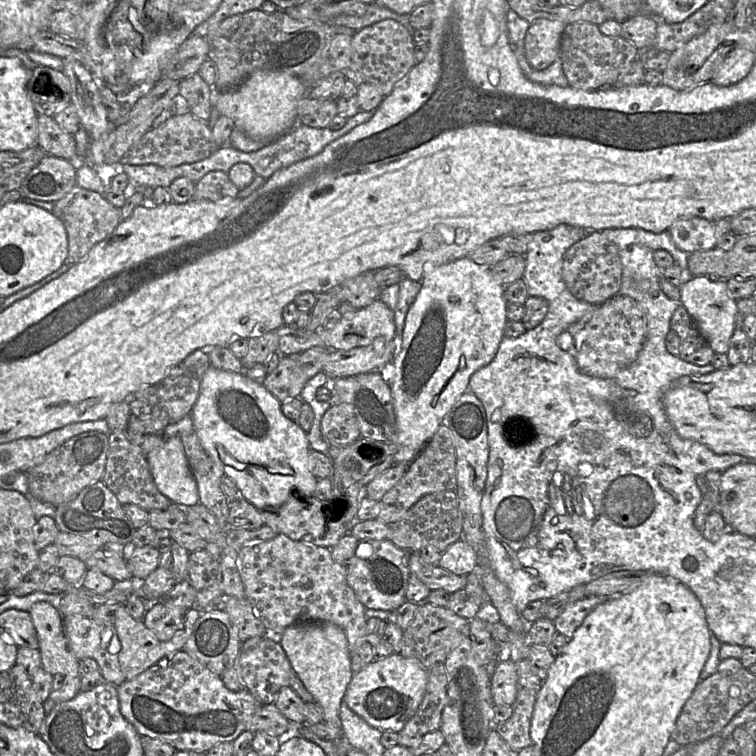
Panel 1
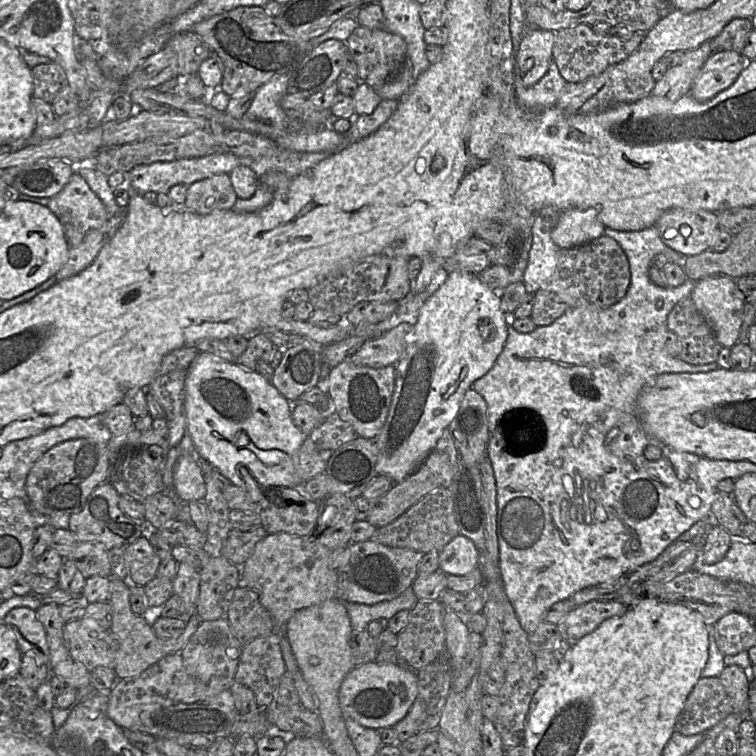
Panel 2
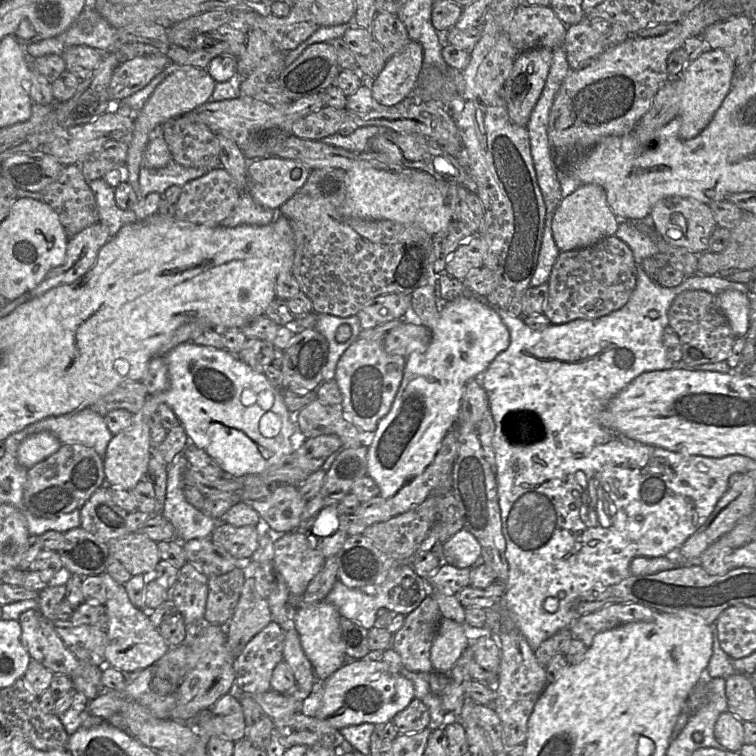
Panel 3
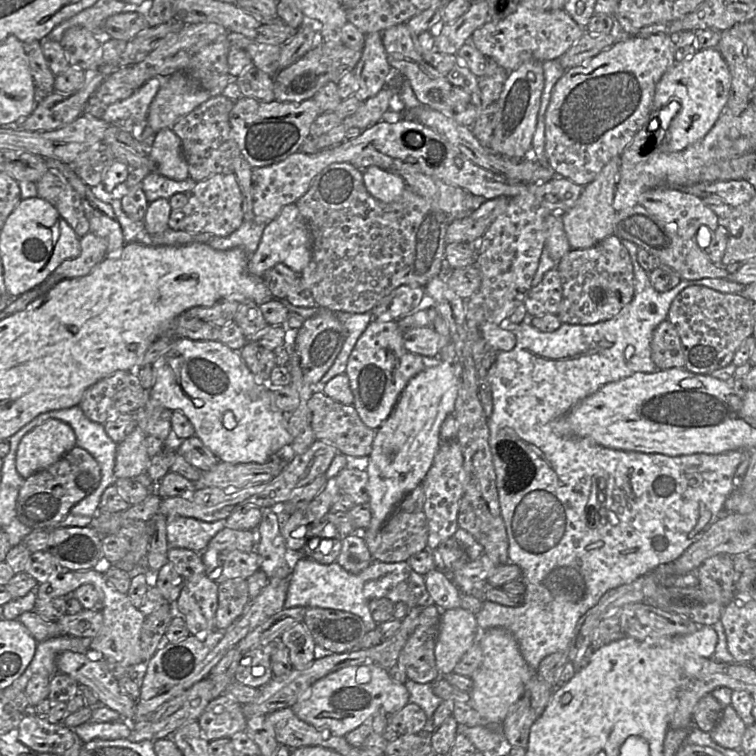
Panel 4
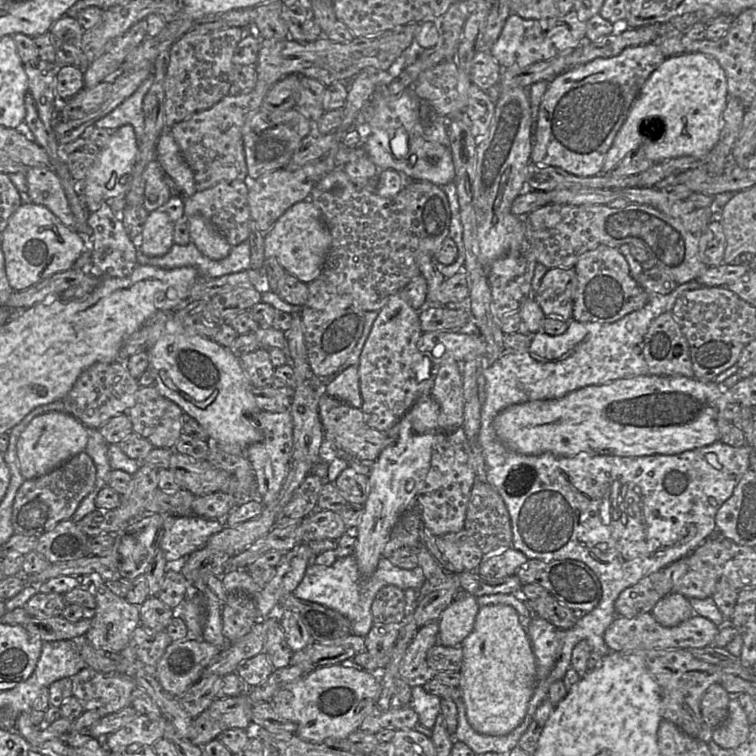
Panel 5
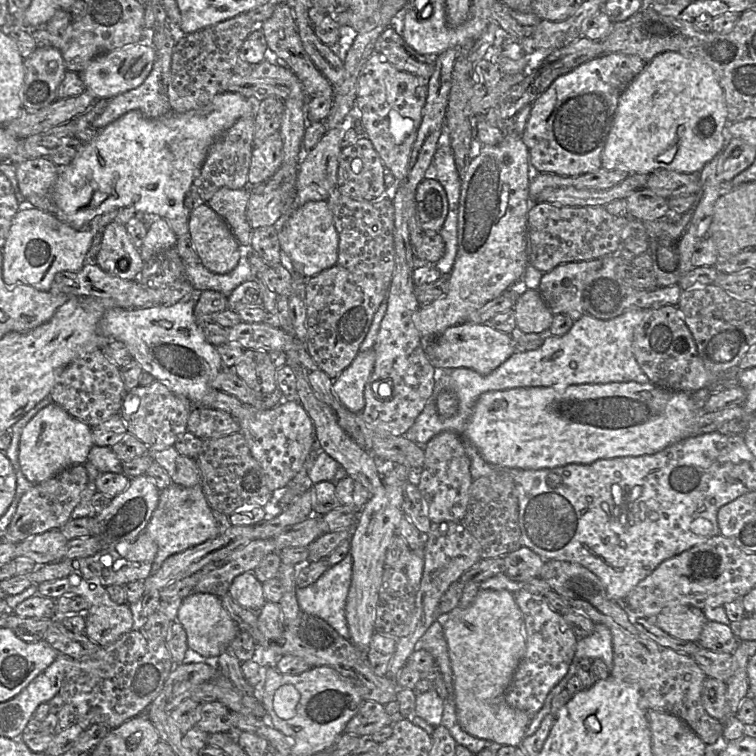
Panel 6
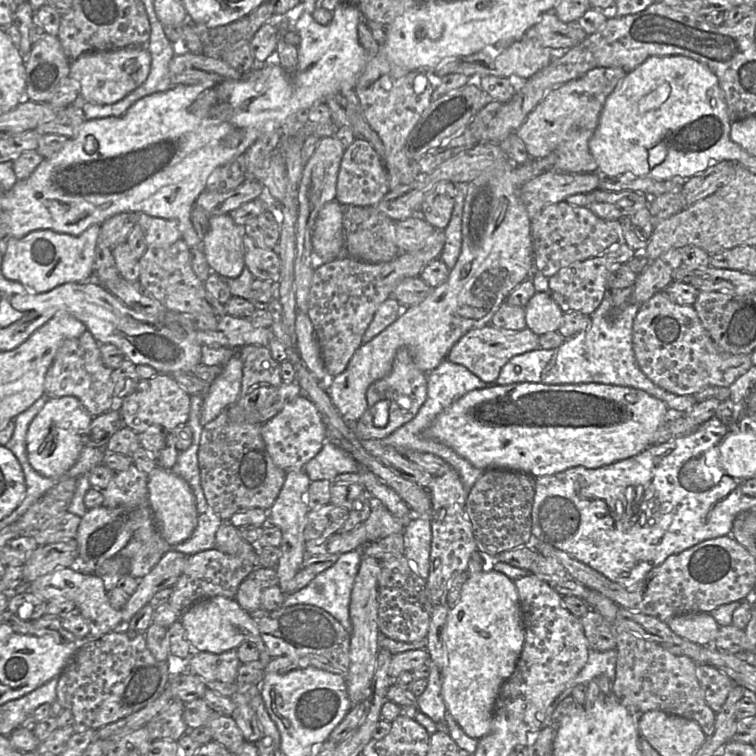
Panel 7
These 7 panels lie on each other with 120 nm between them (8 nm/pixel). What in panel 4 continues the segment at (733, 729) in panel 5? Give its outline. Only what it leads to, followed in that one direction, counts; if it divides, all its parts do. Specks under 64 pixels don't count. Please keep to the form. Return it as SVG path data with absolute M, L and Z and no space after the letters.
M733 706L723 709L716 727L709 732L712 740L727 749L740 749L747 725L739 717Z

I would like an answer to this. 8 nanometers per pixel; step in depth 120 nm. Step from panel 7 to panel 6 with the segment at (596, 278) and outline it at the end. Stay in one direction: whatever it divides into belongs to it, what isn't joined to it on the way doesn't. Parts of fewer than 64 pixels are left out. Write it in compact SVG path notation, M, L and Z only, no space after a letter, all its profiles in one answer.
M595 258L560 264L543 273L538 291L551 312L567 315L574 321L585 314L582 298L586 279L601 265L602 259Z

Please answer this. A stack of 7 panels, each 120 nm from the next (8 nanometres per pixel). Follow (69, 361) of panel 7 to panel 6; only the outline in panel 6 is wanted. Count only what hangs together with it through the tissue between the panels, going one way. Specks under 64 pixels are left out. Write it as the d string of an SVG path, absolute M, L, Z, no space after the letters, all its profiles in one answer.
M94 350L70 362L58 375L50 392L52 401L65 409L72 417L94 427L119 413L122 400L126 395L120 367L110 361L102 350Z

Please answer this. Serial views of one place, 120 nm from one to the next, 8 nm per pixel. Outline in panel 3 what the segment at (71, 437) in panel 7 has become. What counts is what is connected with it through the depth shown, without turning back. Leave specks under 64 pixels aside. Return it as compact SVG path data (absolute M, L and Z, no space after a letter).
M50 432L33 434L20 444L17 452L18 462L29 470L57 452L61 445L59 439Z

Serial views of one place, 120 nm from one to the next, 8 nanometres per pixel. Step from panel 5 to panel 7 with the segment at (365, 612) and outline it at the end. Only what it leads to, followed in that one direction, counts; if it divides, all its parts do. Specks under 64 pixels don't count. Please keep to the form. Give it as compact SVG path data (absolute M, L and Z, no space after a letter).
M352 550L341 554L338 560L331 567L317 574L307 586L294 593L286 594L282 607L289 607L297 604L310 604L317 606L331 614L341 623L344 629L351 634L352 623L349 615L349 605L352 588L361 559L362 553L360 550Z

